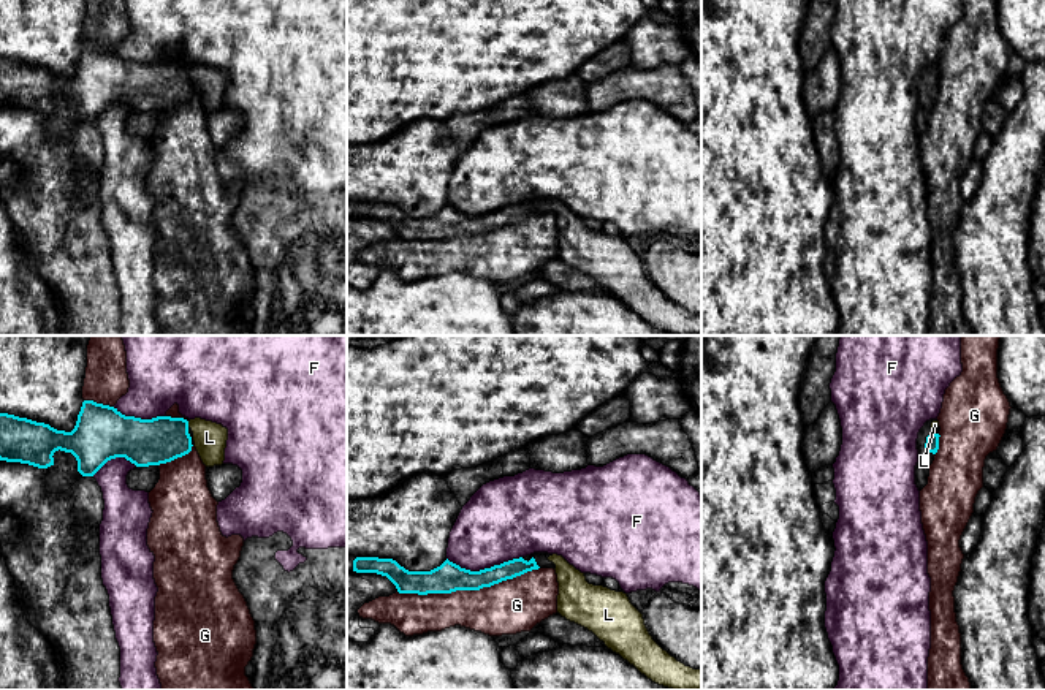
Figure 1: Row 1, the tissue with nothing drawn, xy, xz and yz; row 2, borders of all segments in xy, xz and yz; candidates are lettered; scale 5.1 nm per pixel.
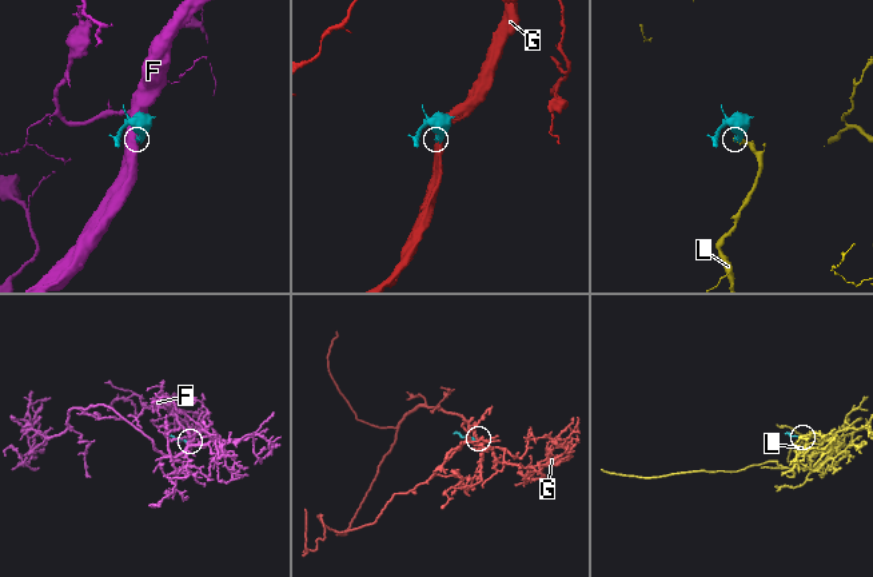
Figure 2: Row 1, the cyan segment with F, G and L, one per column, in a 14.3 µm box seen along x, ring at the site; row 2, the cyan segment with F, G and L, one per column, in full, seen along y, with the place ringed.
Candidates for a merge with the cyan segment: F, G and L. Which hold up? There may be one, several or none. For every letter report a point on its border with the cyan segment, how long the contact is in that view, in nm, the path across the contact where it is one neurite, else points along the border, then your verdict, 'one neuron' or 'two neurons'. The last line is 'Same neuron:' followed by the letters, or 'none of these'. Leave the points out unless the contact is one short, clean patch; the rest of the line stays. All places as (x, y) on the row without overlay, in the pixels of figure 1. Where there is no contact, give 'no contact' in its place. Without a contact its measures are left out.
F: xz (485, 214) | 380 nm | two neurons
G: xz (467, 235) | 750 nm | two neurons
L: xy (187, 70) | 30 nm | across xy (143, 87), (167, 84), (187, 70), (197, 70), (209, 83) | one neuron
Same neuron: L

